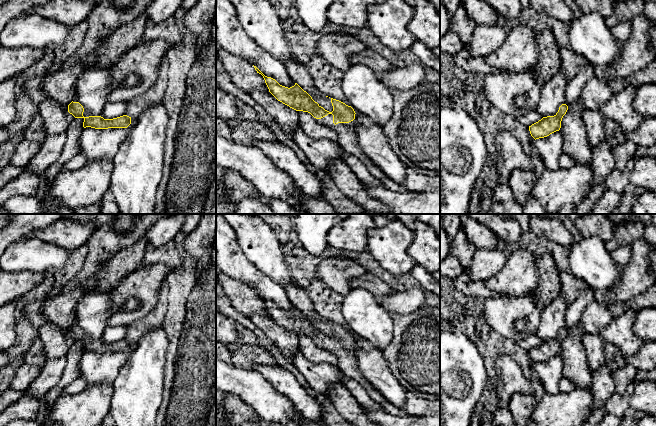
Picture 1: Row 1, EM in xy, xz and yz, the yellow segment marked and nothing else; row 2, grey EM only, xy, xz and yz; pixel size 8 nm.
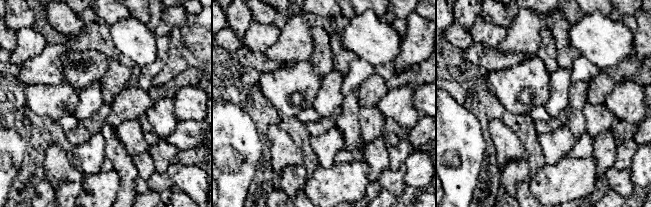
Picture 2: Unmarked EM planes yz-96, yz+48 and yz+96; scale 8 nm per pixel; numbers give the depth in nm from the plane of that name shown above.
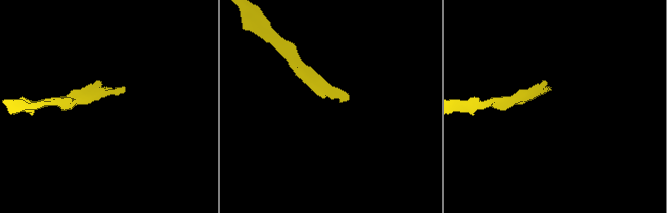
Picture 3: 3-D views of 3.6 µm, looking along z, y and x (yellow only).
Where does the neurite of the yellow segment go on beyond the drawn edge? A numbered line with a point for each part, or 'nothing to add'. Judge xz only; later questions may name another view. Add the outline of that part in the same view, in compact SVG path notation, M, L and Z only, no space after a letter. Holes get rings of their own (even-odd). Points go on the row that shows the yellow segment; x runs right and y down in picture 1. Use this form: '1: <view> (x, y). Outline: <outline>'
1: xz (346, 134). Outline: M328 114L327 116L315 120L324 126L332 129L338 136L337 143L338 145L347 153L360 159L368 168L370 173L380 180L384 187L393 190L393 191L406 191L409 193L417 193L415 191L404 190L402 185L393 181L387 177L361 150L358 145L355 133L355 125L353 122L349 123L333 123L333 115Z

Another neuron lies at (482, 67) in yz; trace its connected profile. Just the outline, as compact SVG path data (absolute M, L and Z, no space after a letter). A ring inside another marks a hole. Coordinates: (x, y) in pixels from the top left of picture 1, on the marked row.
M463 48L456 55L454 55L455 63L467 72L475 72L482 75L494 74L498 70L489 65L486 61L486 57L470 57L469 48Z

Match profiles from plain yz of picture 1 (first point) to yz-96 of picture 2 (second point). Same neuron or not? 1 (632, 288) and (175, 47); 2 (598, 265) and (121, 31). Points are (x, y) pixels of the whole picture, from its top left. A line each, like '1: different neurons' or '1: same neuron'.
1: same neuron
2: same neuron

